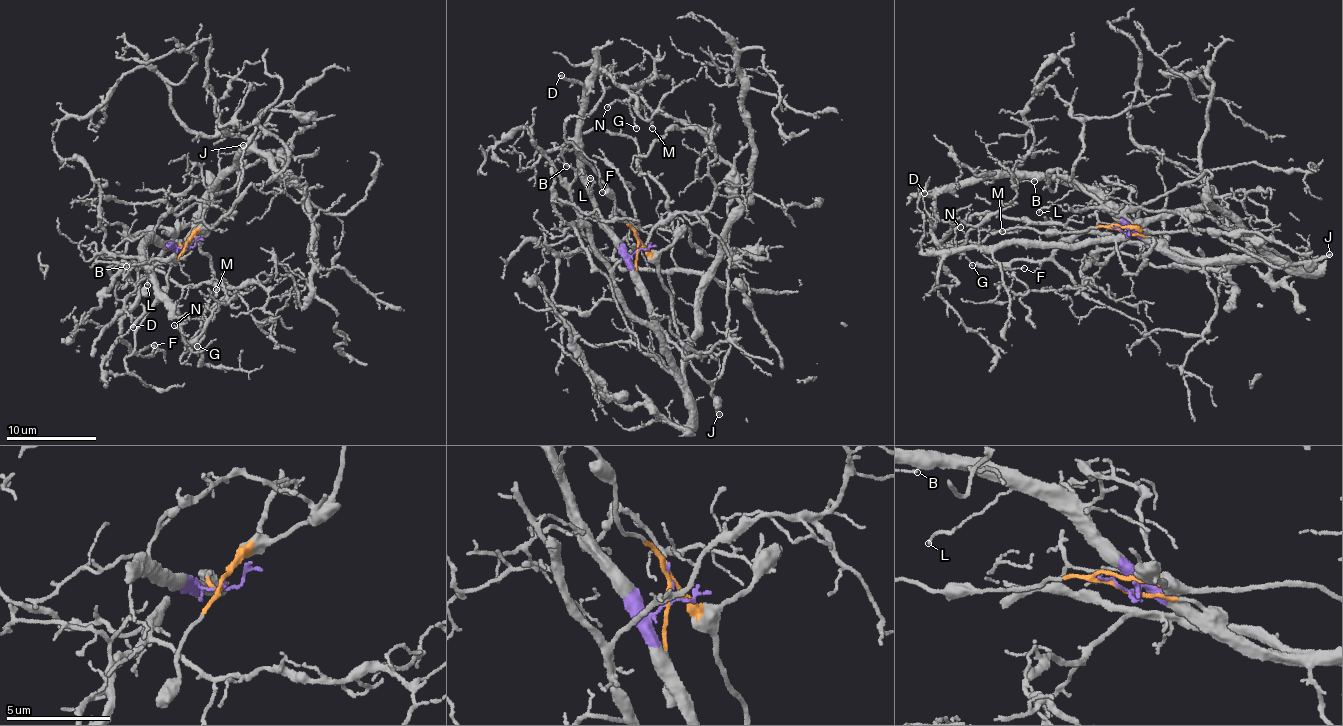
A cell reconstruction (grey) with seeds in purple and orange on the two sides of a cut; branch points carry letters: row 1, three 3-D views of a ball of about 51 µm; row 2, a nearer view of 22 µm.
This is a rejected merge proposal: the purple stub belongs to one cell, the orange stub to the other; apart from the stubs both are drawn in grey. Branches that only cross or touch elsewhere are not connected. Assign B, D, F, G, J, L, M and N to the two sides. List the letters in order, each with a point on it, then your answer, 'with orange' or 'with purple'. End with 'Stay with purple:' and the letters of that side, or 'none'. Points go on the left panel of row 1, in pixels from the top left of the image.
B: (126, 266) | with purple
D: (133, 327) | with purple
F: (154, 345) | with orange
G: (197, 346) | with purple
J: (243, 145) | with orange
L: (147, 285) | with purple
M: (216, 289) | with purple
N: (174, 325) | with purple
Stay with purple: B, D, G, L, M, N

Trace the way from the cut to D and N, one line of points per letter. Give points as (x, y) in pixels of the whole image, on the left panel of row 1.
D: (187, 247), (174, 247), (153, 240), (142, 246), (155, 299), (133, 327)
N: (187, 247), (153, 240), (142, 246), (155, 291), (175, 309), (182, 337), (201, 339), (201, 319), (174, 324)

